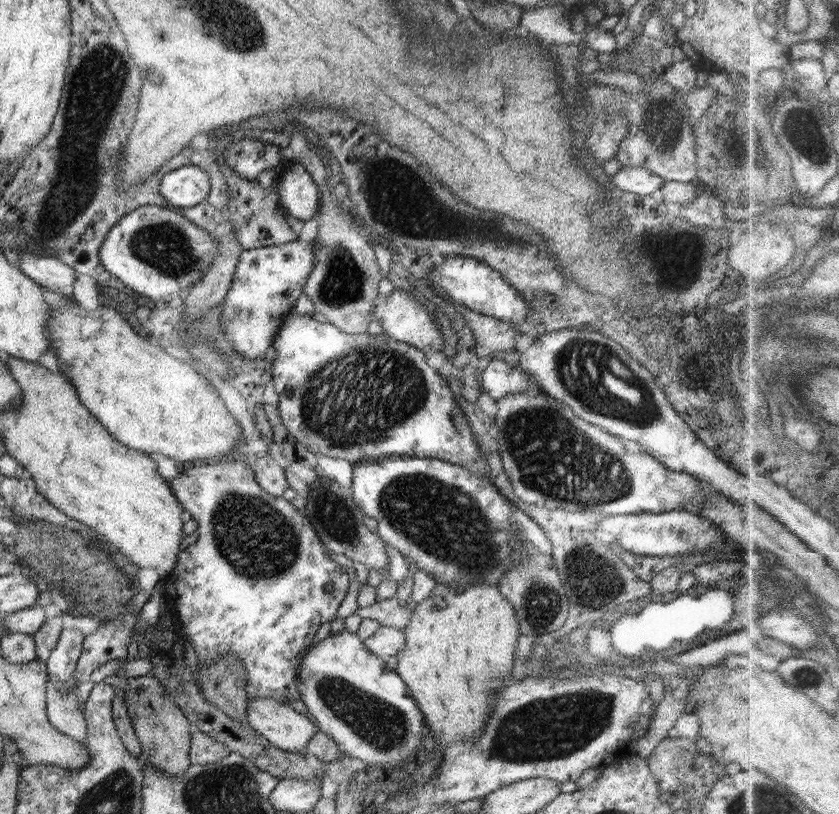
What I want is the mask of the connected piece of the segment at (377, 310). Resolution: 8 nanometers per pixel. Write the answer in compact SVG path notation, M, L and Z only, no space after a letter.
M395 288L394 292L389 296L376 296L374 308L372 308L372 318L374 320L376 318L381 323L383 332L388 337L396 339L398 342L410 344L410 346L416 347L424 354L429 352L444 353L444 340L440 325L435 322L432 313L428 312L427 306L420 304L414 296L408 295L407 292L407 290Z

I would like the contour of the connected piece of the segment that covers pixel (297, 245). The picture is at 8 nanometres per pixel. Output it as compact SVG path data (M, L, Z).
M299 238L287 244L241 251L232 287L222 302L220 328L232 344L232 350L244 360L265 358L282 321L295 306L298 297L305 294L306 281L316 265L313 244L315 240L308 243Z

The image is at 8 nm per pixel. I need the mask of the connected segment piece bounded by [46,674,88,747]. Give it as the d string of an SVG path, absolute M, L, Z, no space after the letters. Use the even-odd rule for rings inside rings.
M46 674L46 713L48 721L58 731L82 743L84 747L88 746L87 725L84 713L79 710L76 688L58 692L50 674Z

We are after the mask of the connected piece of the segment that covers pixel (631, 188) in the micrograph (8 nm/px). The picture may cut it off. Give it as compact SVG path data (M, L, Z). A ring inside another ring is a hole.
M622 167L615 176L612 176L612 183L620 190L640 196L658 196L664 182L660 176L655 176L646 168Z

